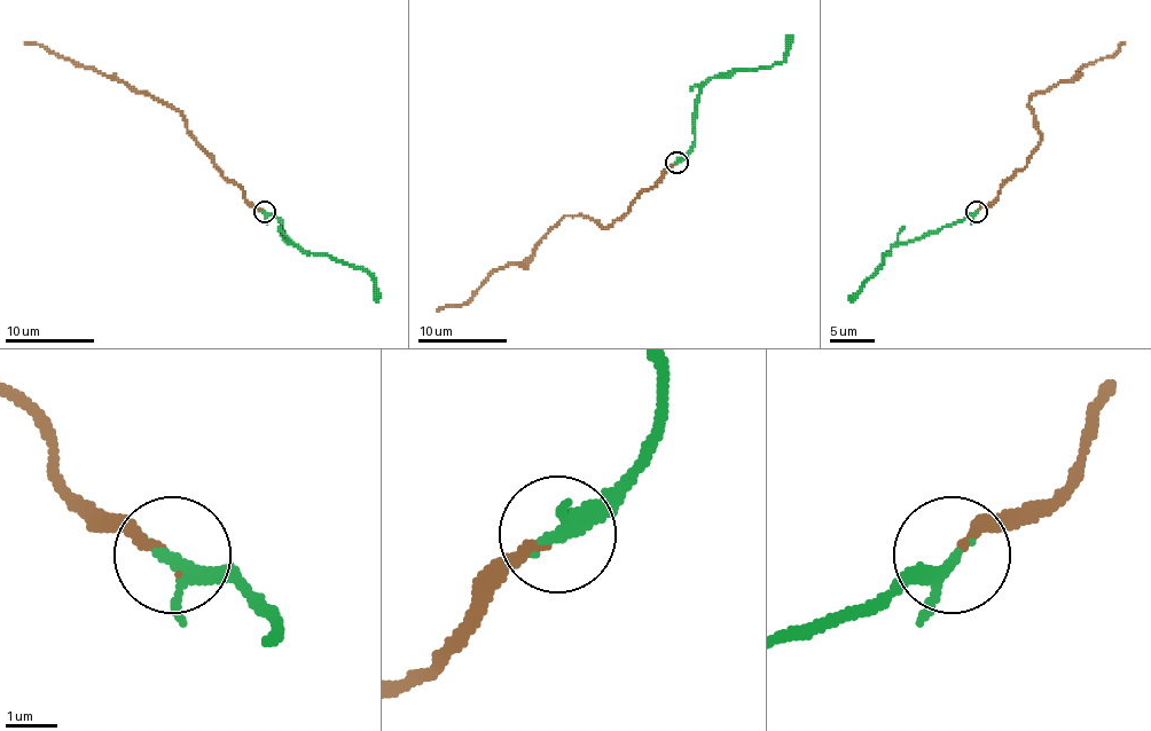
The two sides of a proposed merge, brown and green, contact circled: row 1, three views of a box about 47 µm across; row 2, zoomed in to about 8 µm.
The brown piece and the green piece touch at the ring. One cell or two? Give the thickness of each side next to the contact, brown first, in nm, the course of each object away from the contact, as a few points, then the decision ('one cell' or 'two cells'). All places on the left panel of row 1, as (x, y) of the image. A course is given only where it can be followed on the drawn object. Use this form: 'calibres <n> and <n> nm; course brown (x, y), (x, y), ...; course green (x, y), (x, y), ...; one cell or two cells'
calibres 200 and 220 nm; course brown (263, 211), (213, 164), (213, 157), (196, 140), (178, 111), (116, 77), (85, 69), (53, 50), (24, 41); course green (265, 211), (280, 222), (282, 235), (291, 242), (312, 253), (331, 256), (367, 270), (378, 303); one cell

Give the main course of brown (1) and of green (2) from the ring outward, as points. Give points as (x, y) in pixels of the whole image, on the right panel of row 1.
1: (978, 211), (997, 197), (1000, 187), (1026, 164), (1026, 157), (1040, 140), (1028, 100), (1116, 50), (1125, 41)
2: (976, 211), (960, 222), (900, 242), (884, 256), (877, 270), (851, 303)

